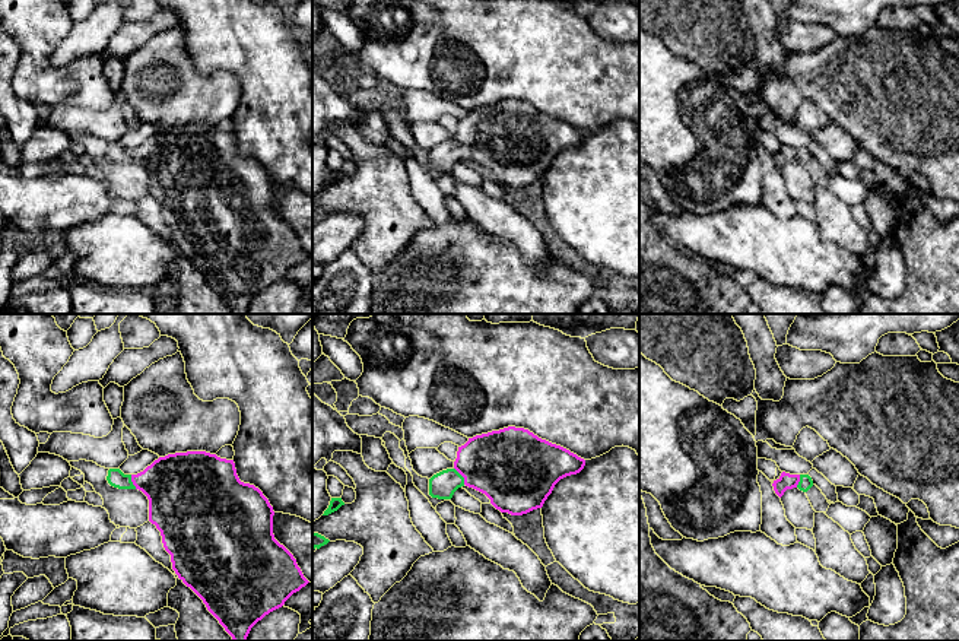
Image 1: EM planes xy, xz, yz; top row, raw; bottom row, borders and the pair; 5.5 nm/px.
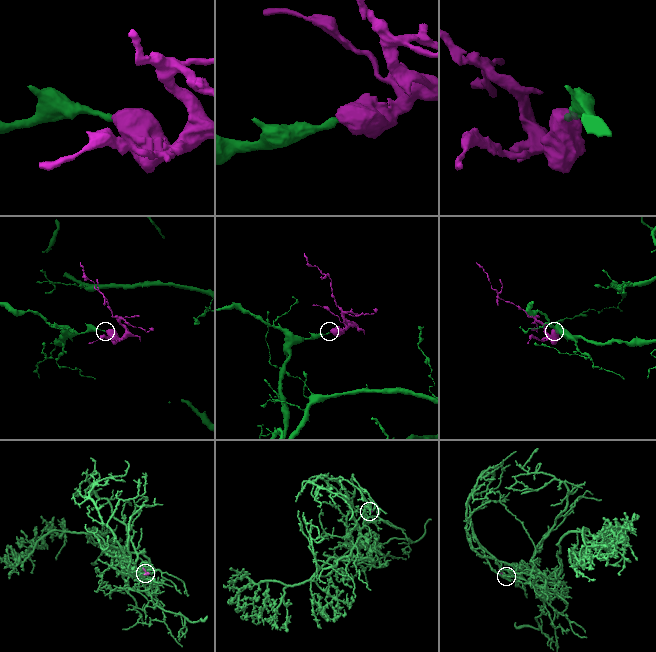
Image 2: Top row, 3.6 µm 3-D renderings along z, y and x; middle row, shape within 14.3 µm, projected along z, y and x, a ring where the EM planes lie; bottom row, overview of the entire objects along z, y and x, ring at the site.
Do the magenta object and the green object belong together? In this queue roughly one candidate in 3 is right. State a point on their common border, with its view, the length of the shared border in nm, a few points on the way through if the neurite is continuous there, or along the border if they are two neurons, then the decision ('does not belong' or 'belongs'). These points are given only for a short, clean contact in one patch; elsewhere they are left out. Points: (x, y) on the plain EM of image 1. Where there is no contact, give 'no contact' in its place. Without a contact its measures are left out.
xz (461, 148) | 110 nm | across xz (505, 137), (478, 137), (461, 148), (443, 158) | belongs

